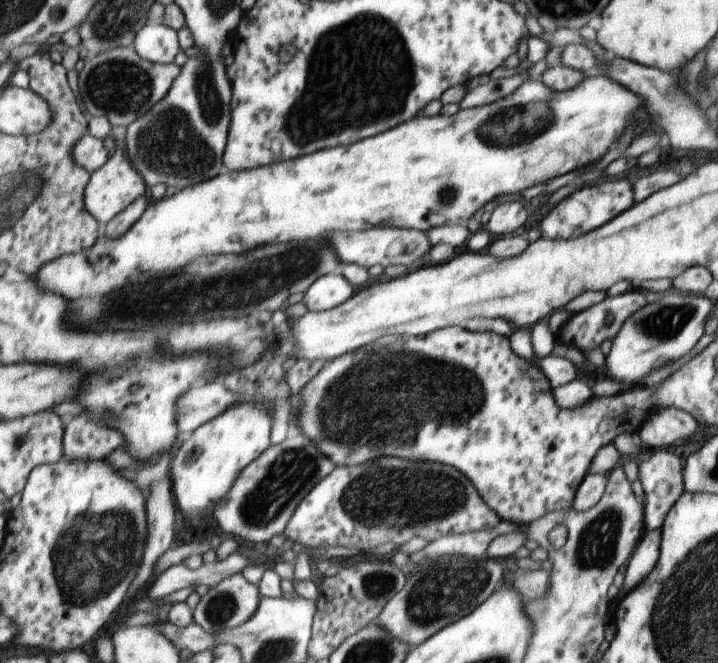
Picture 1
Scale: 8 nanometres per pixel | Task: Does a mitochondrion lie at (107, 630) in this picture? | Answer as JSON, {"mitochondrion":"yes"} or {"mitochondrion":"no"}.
{"mitochondrion":"no"}

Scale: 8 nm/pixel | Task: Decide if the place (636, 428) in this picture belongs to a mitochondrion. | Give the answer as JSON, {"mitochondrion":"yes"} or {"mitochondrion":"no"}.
{"mitochondrion":"no"}

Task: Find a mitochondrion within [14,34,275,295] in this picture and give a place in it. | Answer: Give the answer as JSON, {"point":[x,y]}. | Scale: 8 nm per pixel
{"point":[178,141]}

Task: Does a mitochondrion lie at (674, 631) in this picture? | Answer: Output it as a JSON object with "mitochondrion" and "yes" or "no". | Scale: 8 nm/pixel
{"mitochondrion":"yes"}

